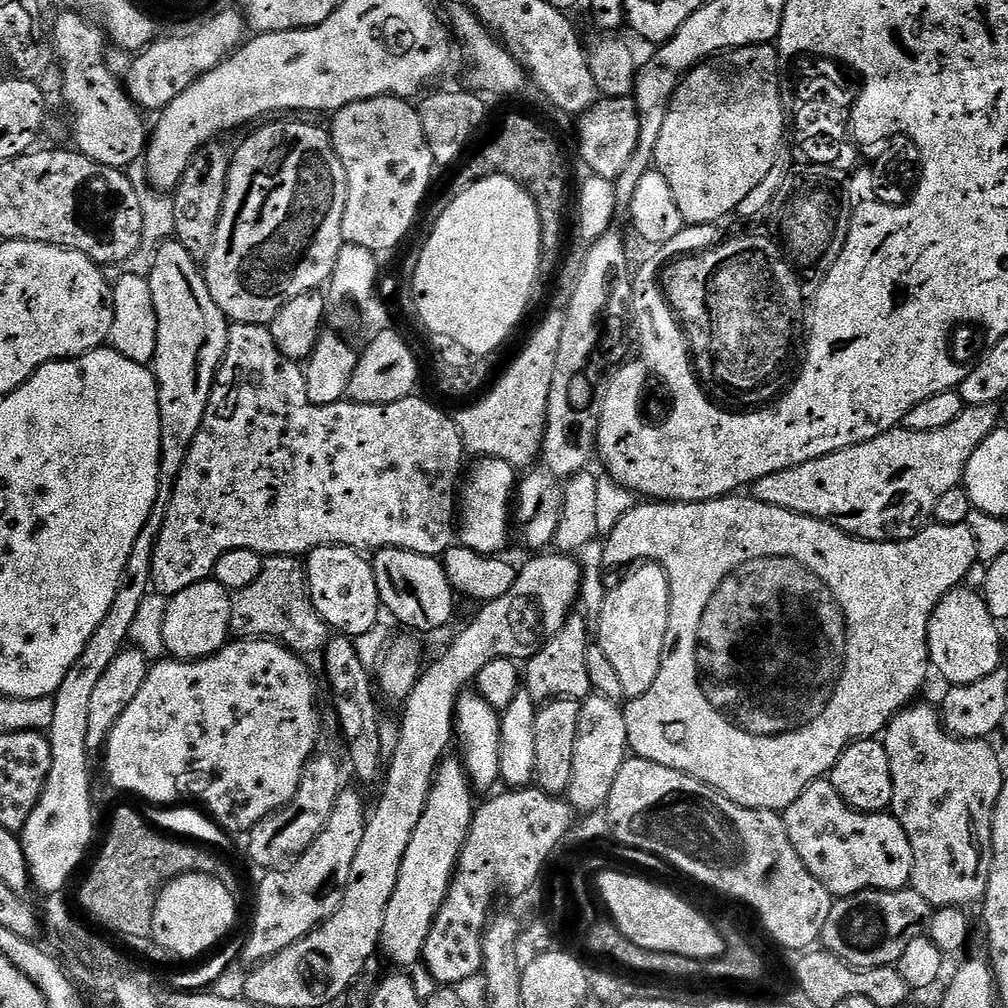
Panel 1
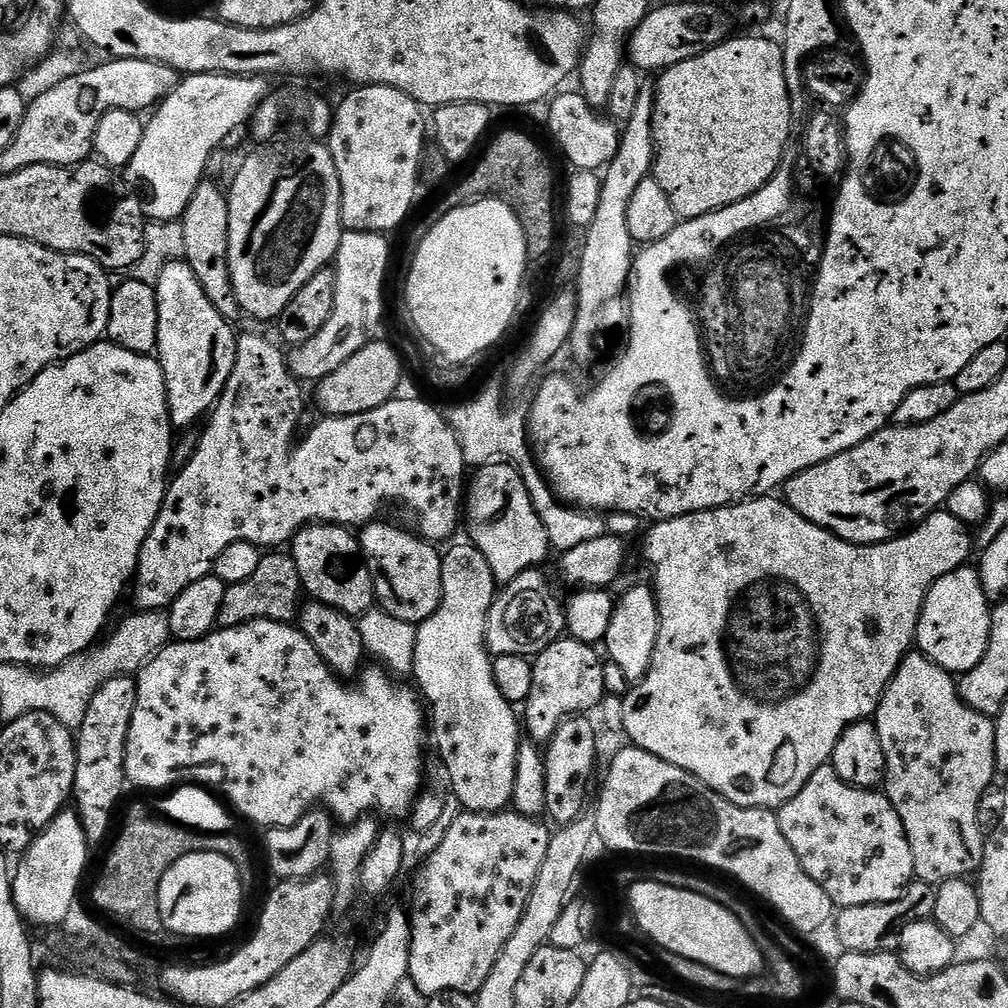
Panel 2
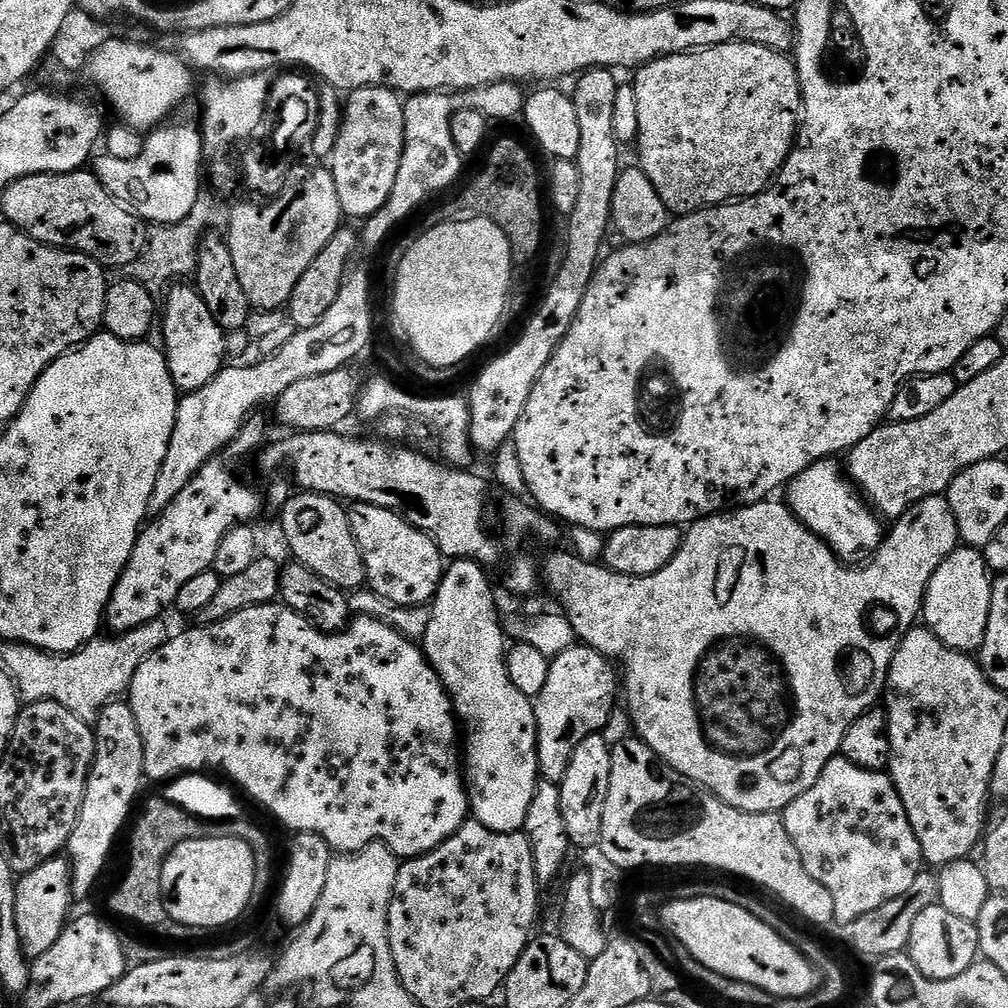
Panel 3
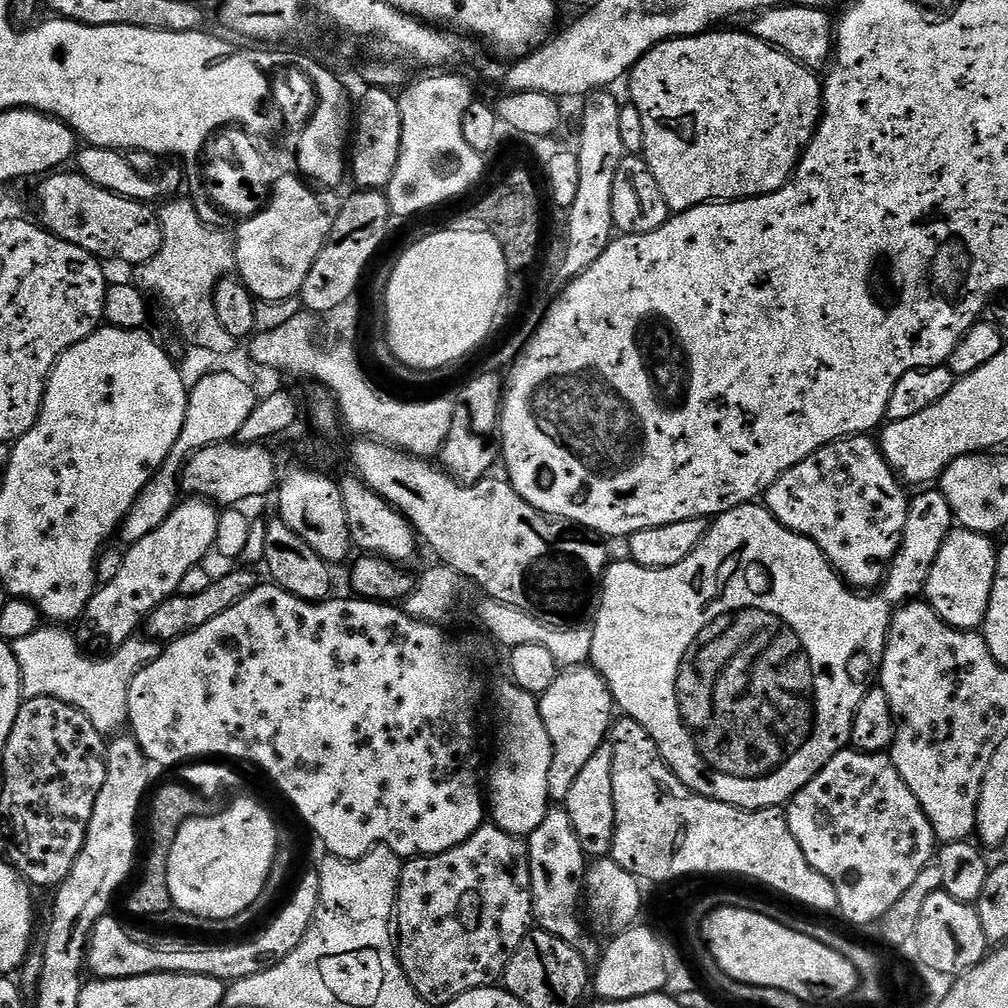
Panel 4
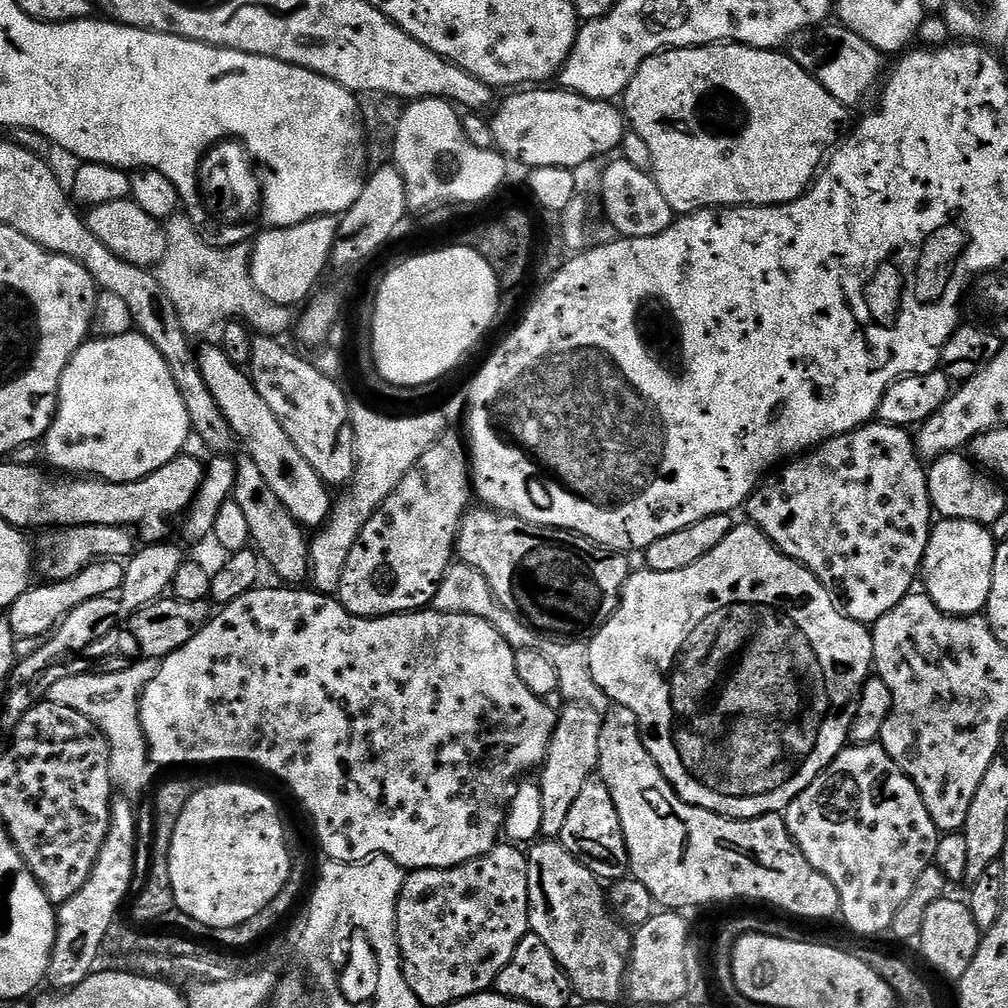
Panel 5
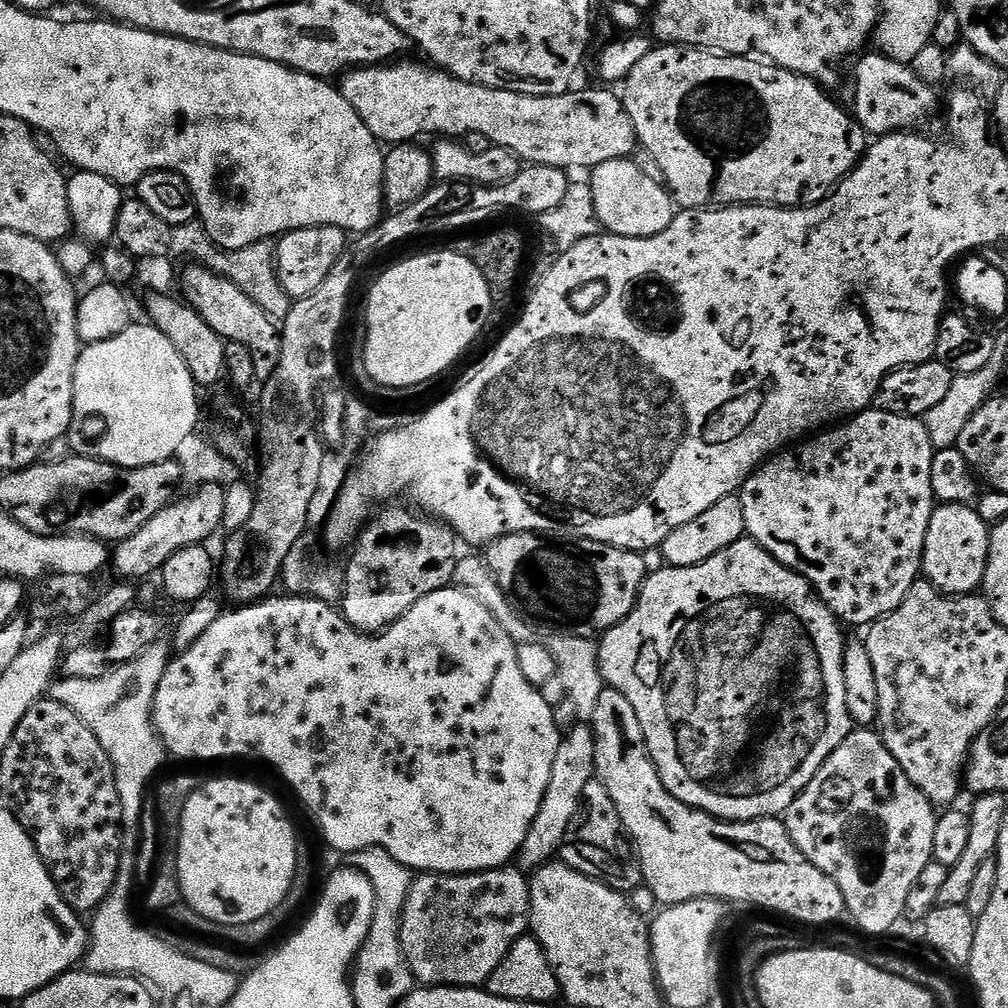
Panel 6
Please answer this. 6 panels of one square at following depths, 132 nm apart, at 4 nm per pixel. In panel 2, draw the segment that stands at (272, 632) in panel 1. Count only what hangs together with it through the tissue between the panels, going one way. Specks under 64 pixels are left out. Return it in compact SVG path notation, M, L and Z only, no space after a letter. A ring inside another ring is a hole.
M272 550L261 555L258 570L254 570L250 578L225 587L222 610L216 622L222 628L242 626L255 620L273 620L286 624L297 619L302 607L300 596L302 597L302 585L294 558L287 551Z

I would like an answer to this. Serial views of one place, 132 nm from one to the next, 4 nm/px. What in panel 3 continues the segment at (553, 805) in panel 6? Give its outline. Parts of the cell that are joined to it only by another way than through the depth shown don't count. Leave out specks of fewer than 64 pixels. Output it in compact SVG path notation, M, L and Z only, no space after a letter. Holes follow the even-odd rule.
M573 646L551 657L546 686L542 686L542 694L534 697L538 766L543 779L559 785L578 742L607 726L612 716L612 695L618 692L618 672L612 668L613 661L587 646Z

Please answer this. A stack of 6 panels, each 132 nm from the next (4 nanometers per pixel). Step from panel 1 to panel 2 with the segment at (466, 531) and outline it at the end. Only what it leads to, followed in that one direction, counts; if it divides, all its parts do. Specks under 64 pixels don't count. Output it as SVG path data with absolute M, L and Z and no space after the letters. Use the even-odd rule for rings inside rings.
M481 464L471 473L466 484L467 539L490 562L497 585L503 586L510 579L511 570L540 568L550 553L546 526L534 514L534 502L526 494L526 486L518 470L509 464Z

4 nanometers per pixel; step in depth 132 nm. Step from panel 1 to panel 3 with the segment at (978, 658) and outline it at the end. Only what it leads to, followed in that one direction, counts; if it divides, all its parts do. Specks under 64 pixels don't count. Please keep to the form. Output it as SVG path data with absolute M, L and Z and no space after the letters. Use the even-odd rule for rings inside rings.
M957 546L942 566L934 570L934 578L930 578L924 595L923 623L946 646L959 652L979 653L990 614L992 582L983 551L971 546Z

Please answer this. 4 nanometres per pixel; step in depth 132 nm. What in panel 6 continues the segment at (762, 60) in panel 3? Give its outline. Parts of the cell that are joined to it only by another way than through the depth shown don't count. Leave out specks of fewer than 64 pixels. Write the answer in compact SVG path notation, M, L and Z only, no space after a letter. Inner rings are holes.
M665 44L653 47L630 70L630 74L622 81L622 99L626 114L630 114L630 122L634 122L636 139L639 147L662 166L664 184L672 194L672 199L684 210L708 210L713 206L760 206L771 202L777 208L809 208L811 204L820 204L828 195L835 192L837 186L856 169L870 143L869 133L855 120L851 111L840 104L835 104L827 96L825 89L797 72L779 68L760 58L746 56L725 56L703 48L689 48L683 44Z

